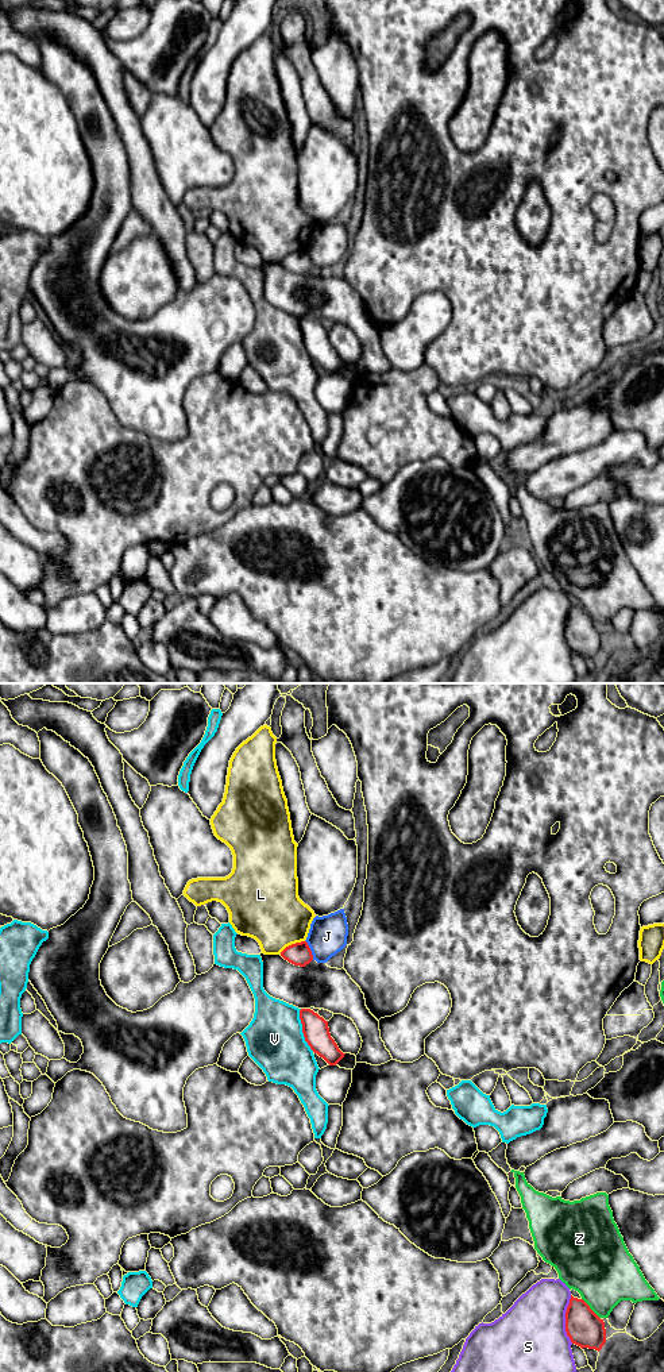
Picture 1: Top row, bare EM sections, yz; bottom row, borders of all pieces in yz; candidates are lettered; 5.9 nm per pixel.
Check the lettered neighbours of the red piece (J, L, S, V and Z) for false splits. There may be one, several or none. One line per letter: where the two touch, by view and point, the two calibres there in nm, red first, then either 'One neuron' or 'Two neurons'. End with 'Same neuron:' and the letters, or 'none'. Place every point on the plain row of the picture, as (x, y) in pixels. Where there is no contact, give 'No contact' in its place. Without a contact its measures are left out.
J: Touches red at yz (309, 258). Thickness 140 nm (red) against 220 nm. Two neurons
L: Touches red at yz (292, 253). Thickness 140 nm (red) against 380 nm. Two neurons
S: Touches red at yz (566, 628). Thickness 220 nm (red) against 440 nm. Two neurons
V: Touches red at yz (302, 339). Thickness 160 nm (red) against 340 nm. Two neurons
Z: Touches red at yz (590, 617). Thickness 220 nm (red) against 380 nm. Two neurons
Same neuron: none

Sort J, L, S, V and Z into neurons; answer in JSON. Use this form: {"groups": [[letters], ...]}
{"groups": [["J", "L"], ["S"], ["V"], ["Z"]]}

